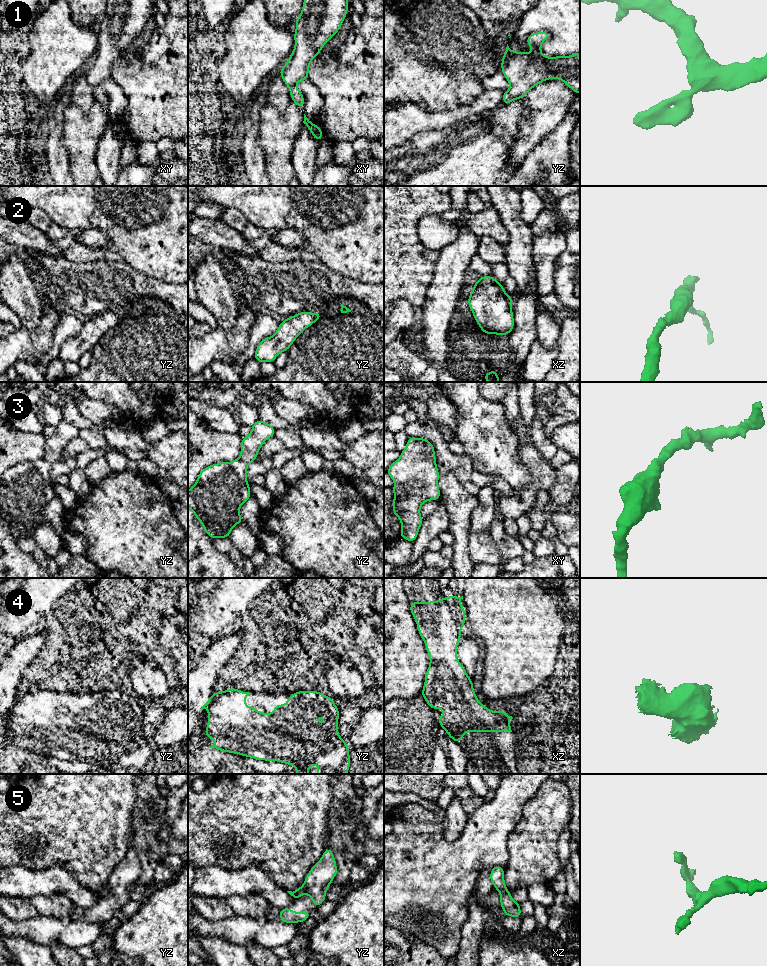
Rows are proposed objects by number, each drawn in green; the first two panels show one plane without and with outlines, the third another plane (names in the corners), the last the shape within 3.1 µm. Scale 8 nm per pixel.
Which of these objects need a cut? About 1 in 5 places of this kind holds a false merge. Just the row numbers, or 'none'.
none

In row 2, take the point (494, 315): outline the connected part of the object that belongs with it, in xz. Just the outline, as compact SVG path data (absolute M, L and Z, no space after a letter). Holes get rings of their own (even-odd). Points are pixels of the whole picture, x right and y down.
M481 276L473 285L468 305L482 332L503 336L514 328L513 299L493 276Z

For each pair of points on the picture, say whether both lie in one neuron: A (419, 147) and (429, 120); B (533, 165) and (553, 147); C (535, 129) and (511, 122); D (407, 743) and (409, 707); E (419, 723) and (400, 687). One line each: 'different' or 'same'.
A: different
B: same
C: different
D: same
E: different

